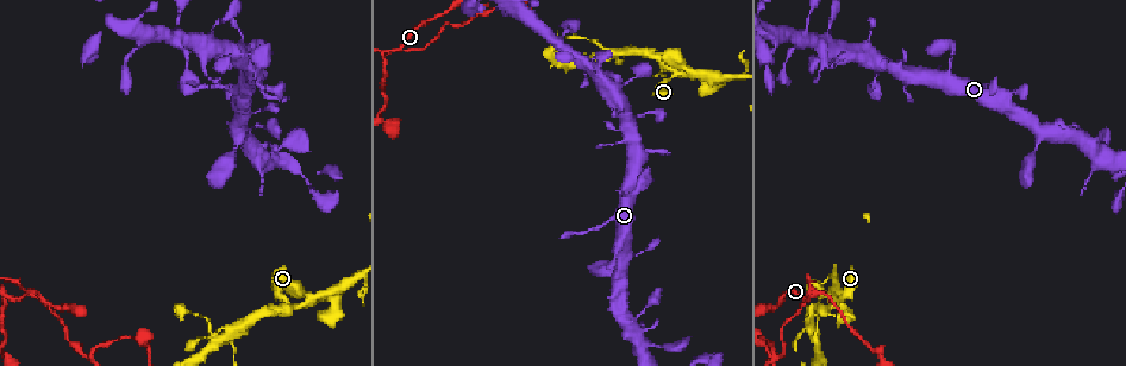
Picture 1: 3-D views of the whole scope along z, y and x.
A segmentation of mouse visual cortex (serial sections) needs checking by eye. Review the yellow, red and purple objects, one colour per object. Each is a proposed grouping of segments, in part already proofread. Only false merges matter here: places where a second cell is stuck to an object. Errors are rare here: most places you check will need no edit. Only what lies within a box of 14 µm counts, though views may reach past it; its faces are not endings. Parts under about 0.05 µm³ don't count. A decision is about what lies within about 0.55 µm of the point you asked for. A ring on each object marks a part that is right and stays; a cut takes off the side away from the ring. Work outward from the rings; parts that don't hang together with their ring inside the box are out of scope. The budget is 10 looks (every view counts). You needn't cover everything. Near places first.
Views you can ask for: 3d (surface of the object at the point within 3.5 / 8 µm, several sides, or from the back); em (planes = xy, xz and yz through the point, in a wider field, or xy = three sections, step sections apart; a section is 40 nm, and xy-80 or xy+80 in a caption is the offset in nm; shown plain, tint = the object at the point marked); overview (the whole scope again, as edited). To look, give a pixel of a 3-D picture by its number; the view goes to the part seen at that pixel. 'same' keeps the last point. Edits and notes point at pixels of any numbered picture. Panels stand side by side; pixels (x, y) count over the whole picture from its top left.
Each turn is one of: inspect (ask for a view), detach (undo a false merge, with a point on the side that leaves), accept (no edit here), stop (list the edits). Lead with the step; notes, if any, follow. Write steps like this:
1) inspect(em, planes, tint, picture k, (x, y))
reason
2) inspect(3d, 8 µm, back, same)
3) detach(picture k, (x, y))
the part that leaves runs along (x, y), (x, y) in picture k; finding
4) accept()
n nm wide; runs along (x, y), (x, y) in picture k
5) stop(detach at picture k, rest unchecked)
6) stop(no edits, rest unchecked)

inspect(3d, 8 µm, back, picture 1, (293, 307))
three-way junction

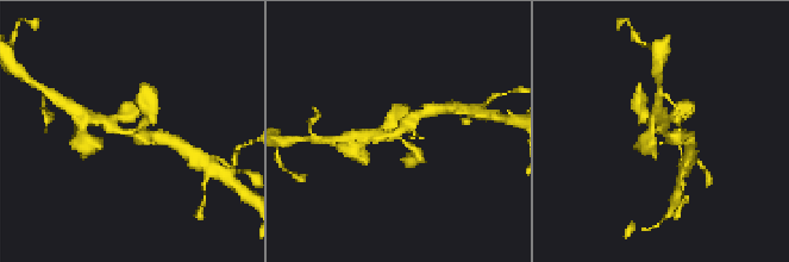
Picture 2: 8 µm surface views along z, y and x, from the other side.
inspect(3d, 3.5 µm, back, picture 2, (661, 134))

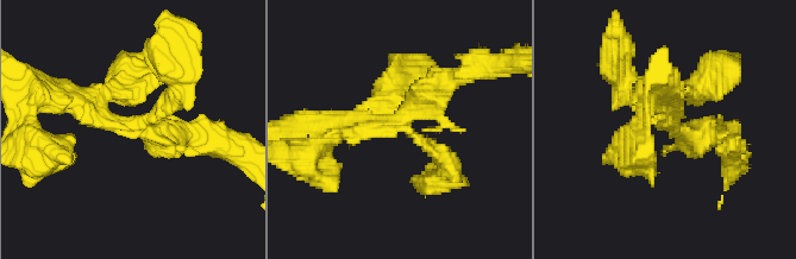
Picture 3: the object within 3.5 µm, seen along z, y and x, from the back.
inspect(em, xy, step 5, tint, picture 3, (136, 125))

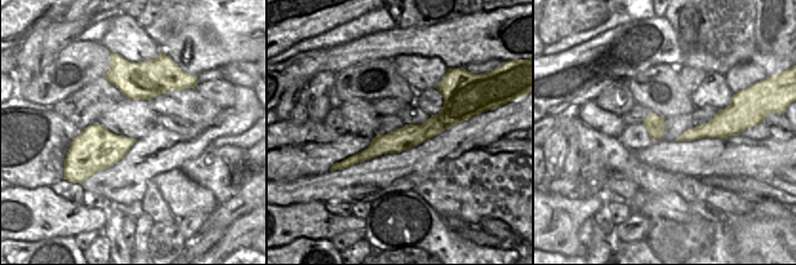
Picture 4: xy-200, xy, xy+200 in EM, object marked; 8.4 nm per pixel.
accept()
200 nm wide; runs along (624, 80), (664, 124), (719, 138) in picture 3; all the same cell

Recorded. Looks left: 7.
inspect(em, xy, step 1, tint, picture 1, (595, 61))
thin arm on a thick one

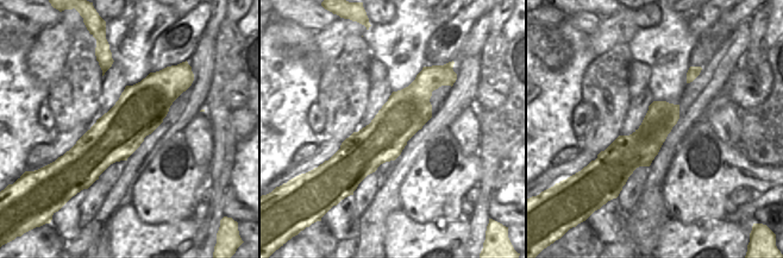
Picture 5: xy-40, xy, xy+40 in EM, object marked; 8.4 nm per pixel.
inspect(3d, 3.5 µm, same)
wider look

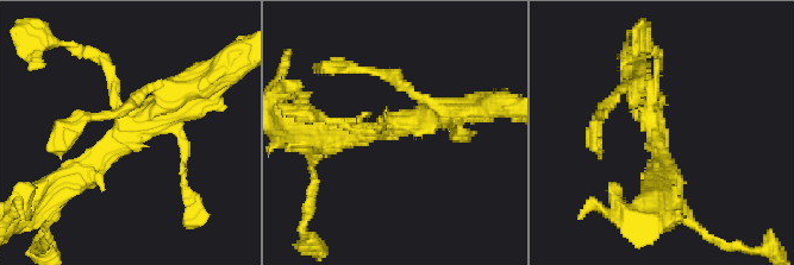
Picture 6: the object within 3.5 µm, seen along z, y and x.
accept()
360 nm wide; runs along (200, 81), (137, 121), (72, 180) in picture 6; continuous, no second cell

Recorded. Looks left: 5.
inspect(3d, 8 µm, picture 1, (387, 52))
abrupt turn

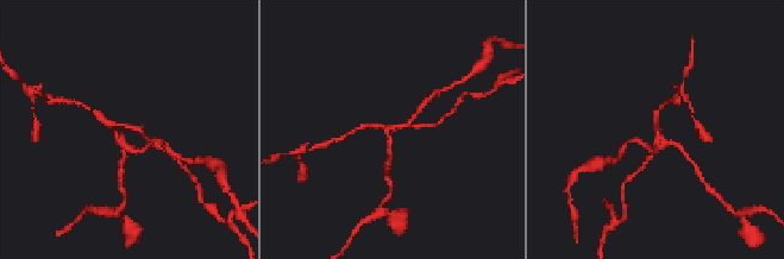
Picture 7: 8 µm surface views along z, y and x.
inspect(em, xy, step 1, tint, picture 7, (126, 125))
need the tissue

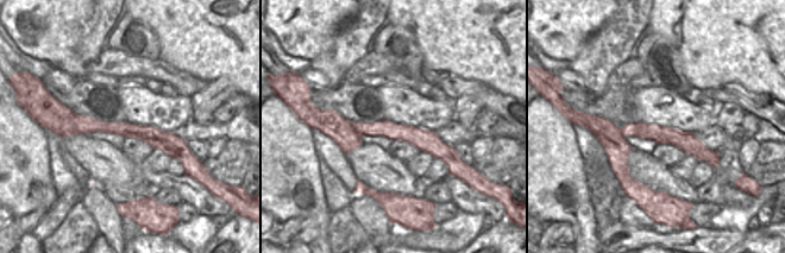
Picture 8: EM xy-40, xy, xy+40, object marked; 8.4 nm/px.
detach(picture 7, (139, 130))
arms of 100, 200 nm; the part that leaves runs along (383, 128), (427, 126) in picture 7; a second cell is stuck on

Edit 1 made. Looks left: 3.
inspect(3d, 3.5 µm, picture 1, (831, 25))
a narrow waist

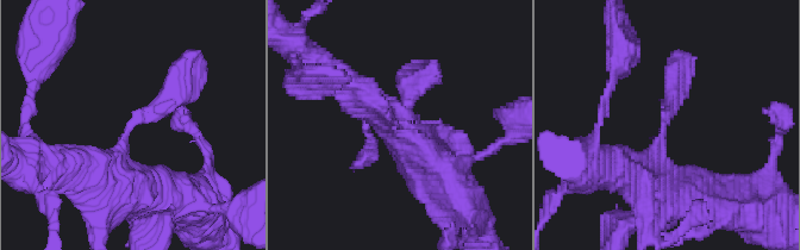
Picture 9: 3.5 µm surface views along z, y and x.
inspect(em, xy, step 1, tint, picture 9, (129, 127))

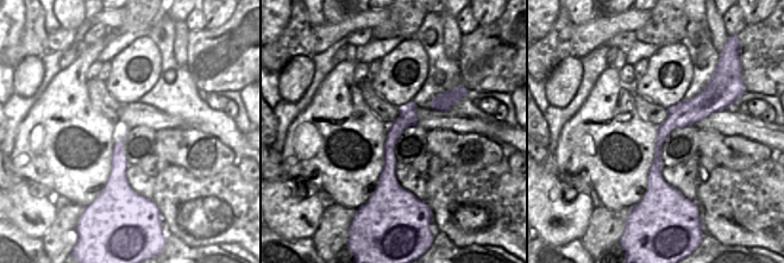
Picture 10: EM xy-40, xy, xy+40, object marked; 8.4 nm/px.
inspect(em, xy, step 5, tint, same)
cut it another way

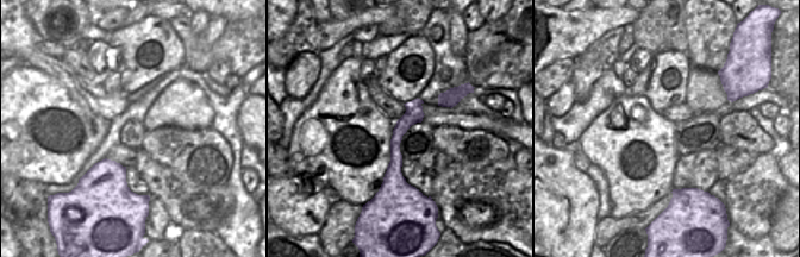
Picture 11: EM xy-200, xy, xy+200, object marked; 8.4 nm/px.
accept()
runs along (124, 193), (124, 133), (186, 79) in picture 9; all the same cell

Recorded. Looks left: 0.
stop(detach at picture 7, rest unchecked)

